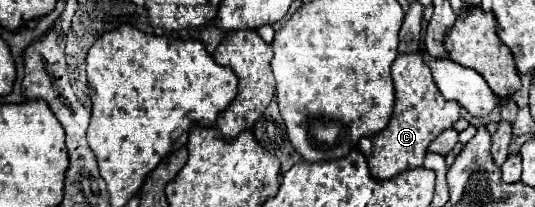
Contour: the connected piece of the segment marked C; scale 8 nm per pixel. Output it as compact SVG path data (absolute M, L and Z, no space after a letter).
M420 52L398 54L392 64L392 82L396 102L388 126L382 132L366 136L358 142L360 152L366 156L370 174L376 180L388 180L404 170L422 166L430 142L460 118L460 106L440 96L436 84L432 82L430 68L428 64L424 64Z

